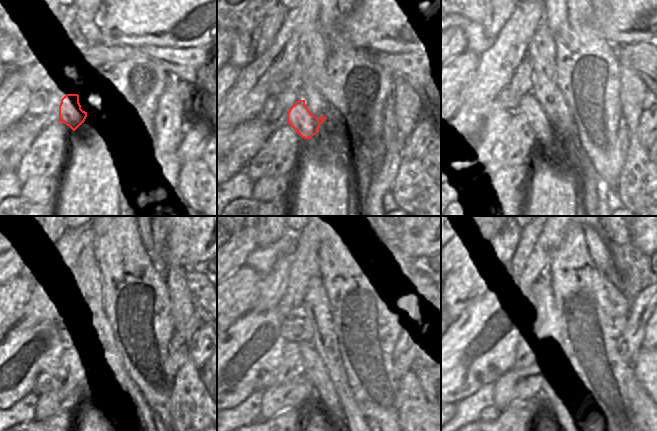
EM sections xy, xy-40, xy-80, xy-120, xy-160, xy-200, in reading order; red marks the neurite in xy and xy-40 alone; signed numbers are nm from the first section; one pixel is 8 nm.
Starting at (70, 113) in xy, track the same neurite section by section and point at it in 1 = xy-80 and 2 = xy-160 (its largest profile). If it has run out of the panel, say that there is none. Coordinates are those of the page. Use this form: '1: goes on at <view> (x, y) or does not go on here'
1: goes on at xy-80 (534, 121)
2: goes on at xy-160 (315, 369)

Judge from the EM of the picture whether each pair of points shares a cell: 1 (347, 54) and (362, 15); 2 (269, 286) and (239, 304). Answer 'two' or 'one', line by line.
1: two
2: two

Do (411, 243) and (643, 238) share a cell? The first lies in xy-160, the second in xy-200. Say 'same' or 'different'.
same

